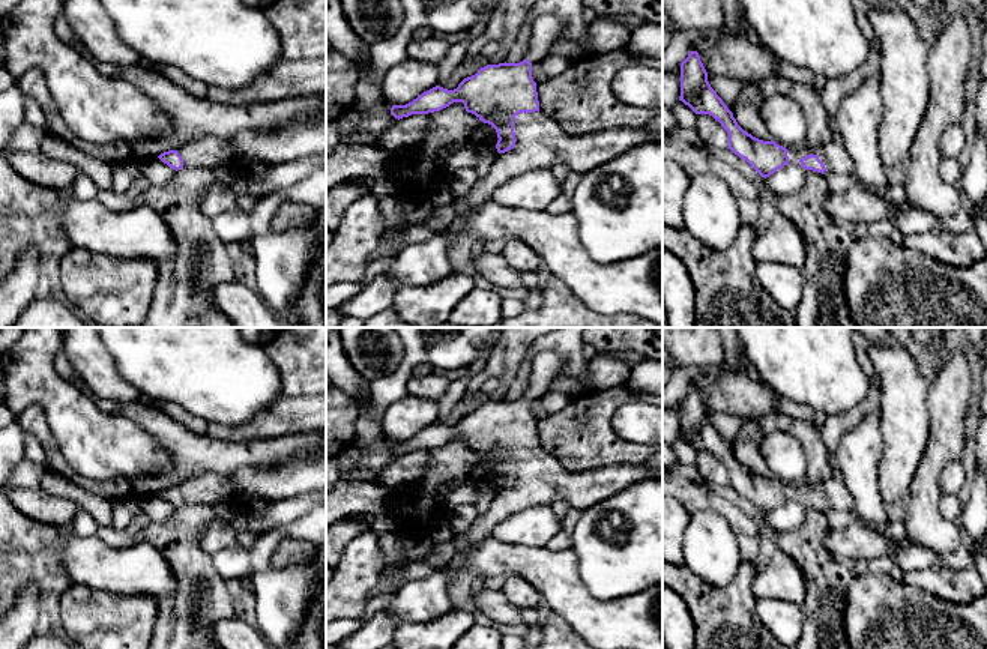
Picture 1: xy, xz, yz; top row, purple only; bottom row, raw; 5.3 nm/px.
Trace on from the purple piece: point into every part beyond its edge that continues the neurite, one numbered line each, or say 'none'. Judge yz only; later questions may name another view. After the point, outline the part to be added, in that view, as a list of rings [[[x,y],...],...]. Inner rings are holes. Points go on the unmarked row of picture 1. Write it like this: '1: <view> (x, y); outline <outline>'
1: yz (834, 493); outline [[[834,475],[819,484],[802,482],[796,487],[789,487],[789,499],[801,502],[799,497],[811,490],[819,493],[826,508],[834,511],[853,511],[853,499],[840,475]]]

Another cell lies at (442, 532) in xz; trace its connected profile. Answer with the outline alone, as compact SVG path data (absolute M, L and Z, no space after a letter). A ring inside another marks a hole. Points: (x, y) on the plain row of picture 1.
M442 511L436 527L430 533L430 539L433 542L446 542L446 541L452 541L452 538L454 535L448 523L448 512Z

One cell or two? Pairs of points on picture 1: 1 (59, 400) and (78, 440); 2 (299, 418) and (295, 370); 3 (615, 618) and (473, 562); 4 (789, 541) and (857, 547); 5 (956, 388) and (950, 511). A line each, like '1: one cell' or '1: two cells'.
1: one cell
2: two cells
3: one cell
4: two cells
5: two cells

